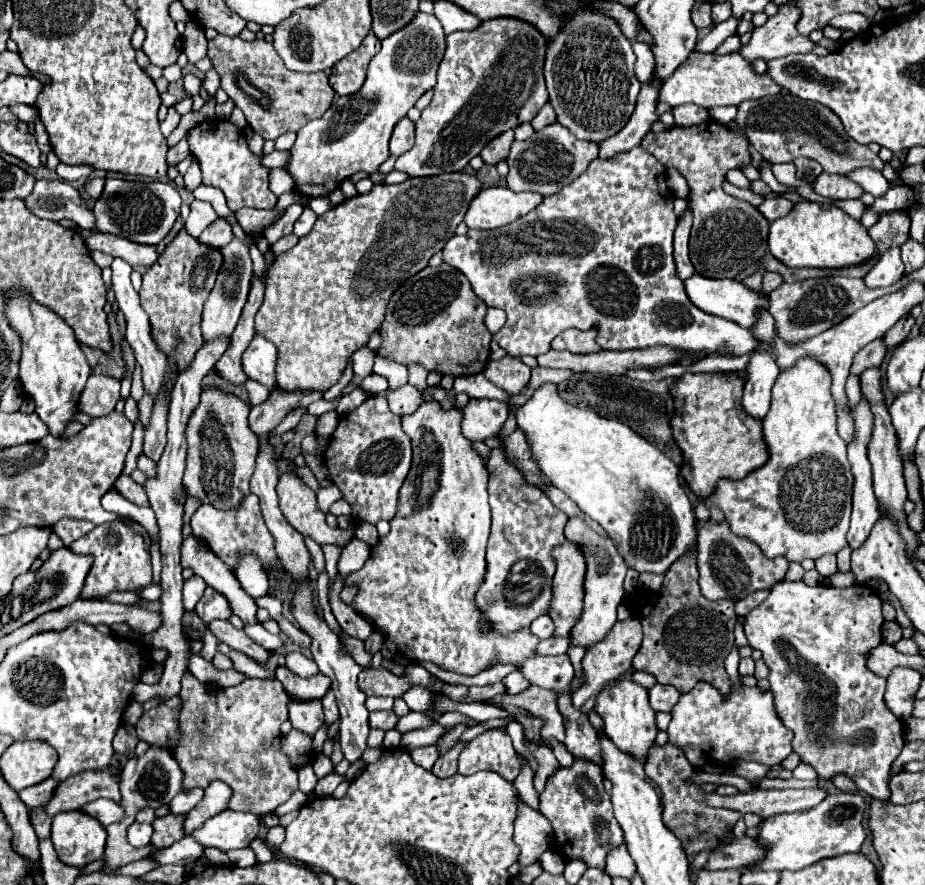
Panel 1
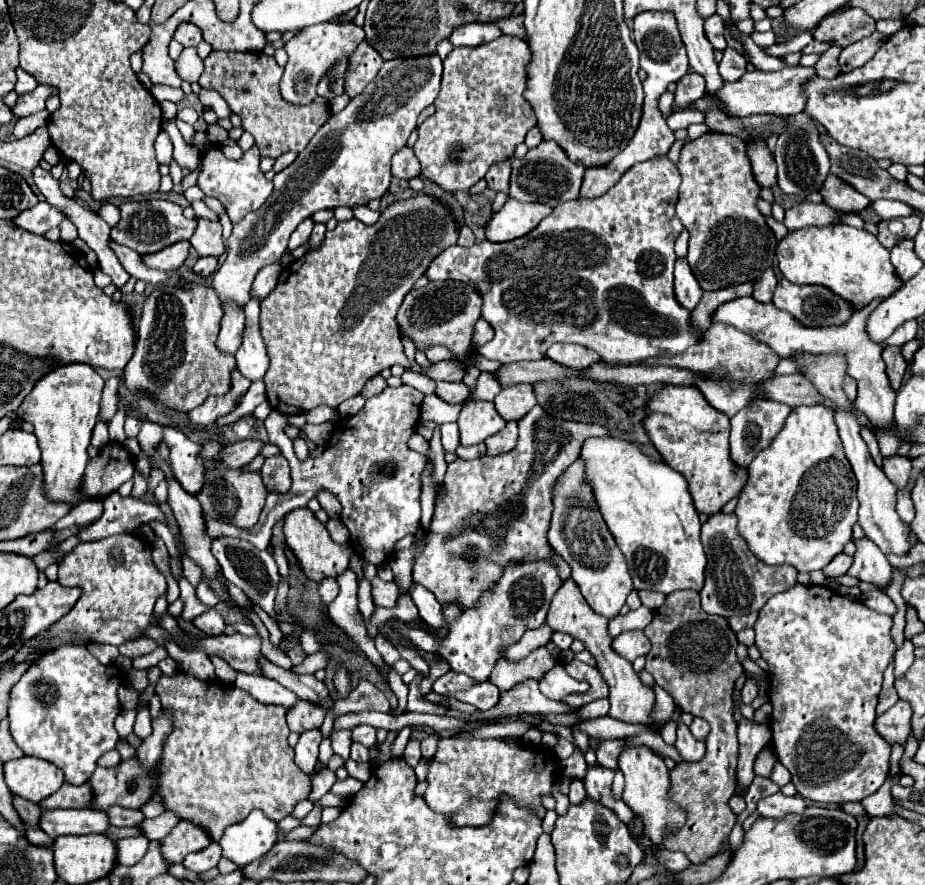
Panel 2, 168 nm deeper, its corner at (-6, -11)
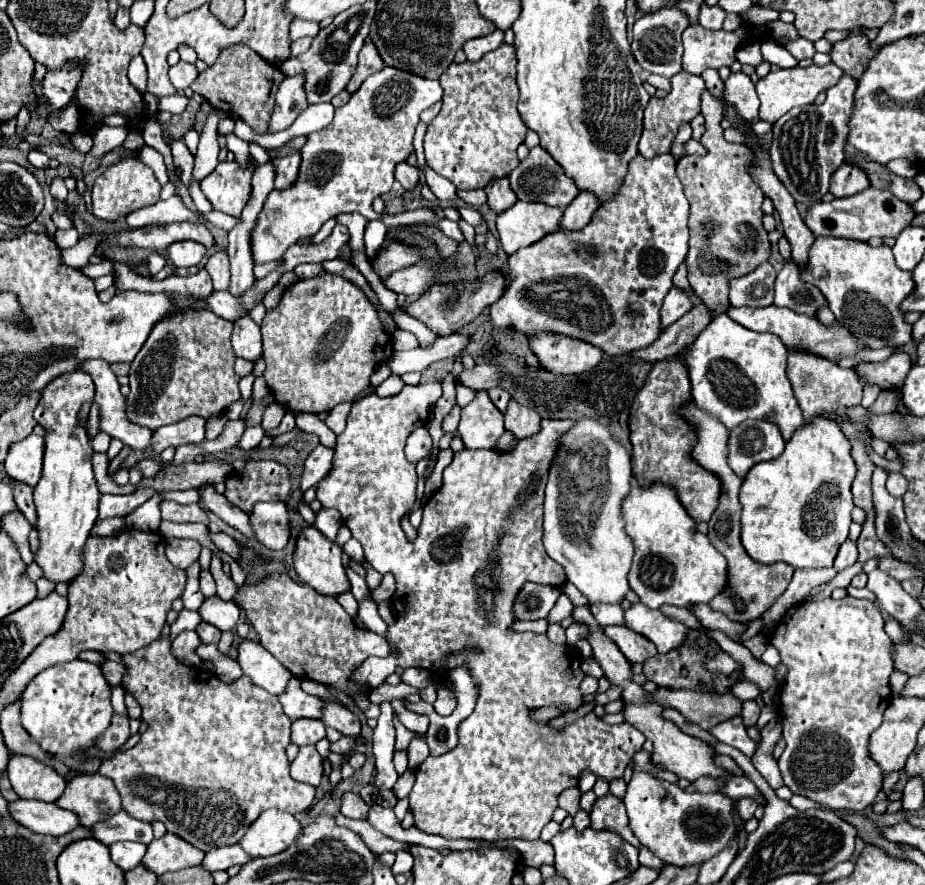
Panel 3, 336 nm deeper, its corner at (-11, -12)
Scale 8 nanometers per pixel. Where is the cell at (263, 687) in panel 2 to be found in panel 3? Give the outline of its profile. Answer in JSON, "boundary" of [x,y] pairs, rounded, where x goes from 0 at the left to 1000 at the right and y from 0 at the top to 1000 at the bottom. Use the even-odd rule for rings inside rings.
{"boundary":[[[316,764],[311,768],[309,780],[301,786],[307,807],[314,814],[322,814],[322,811],[346,811],[346,789],[344,786],[335,786],[326,780],[324,775],[324,766]]]}

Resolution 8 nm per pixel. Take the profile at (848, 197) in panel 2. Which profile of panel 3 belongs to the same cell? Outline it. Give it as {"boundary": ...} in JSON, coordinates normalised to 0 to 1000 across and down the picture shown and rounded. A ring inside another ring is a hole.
{"boundary":[[[910,185],[899,197],[899,203],[897,203],[897,217],[902,219],[902,224],[917,224],[917,221],[930,219],[938,210],[941,208],[934,194],[930,194],[930,190],[919,188],[919,185]]]}

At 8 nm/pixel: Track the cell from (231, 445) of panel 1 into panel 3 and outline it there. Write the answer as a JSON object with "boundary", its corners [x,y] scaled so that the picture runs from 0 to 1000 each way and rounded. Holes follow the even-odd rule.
{"boundary":[[[279,567],[270,579],[277,608],[292,621],[305,621],[311,612],[311,579],[307,567]]]}

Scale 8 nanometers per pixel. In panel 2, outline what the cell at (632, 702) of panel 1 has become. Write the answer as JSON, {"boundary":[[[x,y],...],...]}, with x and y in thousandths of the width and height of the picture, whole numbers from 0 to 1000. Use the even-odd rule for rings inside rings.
{"boundary":[[[678,842],[669,855],[669,869],[676,876],[676,892],[674,892],[674,905],[676,910],[686,919],[686,923],[695,930],[695,944],[704,948],[706,953],[717,950],[717,944],[725,944],[730,934],[738,934],[738,912],[730,912],[725,903],[721,903],[723,894],[723,871],[717,862],[717,858],[706,851],[702,844],[686,844]]]}

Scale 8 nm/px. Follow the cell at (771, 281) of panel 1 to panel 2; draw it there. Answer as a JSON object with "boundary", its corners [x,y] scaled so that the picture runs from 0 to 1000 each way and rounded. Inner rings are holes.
{"boundary":[[[829,302],[829,306],[825,306],[825,311],[821,315],[816,315],[812,336],[818,338],[818,340],[823,340],[823,342],[829,342],[829,340],[836,338],[838,324],[840,324],[840,313],[838,313],[836,304]]]}

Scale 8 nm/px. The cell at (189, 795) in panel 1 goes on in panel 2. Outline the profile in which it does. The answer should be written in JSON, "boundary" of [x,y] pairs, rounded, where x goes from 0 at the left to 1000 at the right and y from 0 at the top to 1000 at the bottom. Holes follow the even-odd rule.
{"boundary":[[[178,916],[168,925],[155,925],[155,930],[150,930],[150,937],[161,950],[172,950],[189,934],[189,930],[194,930],[194,923],[185,921],[185,916]]]}

